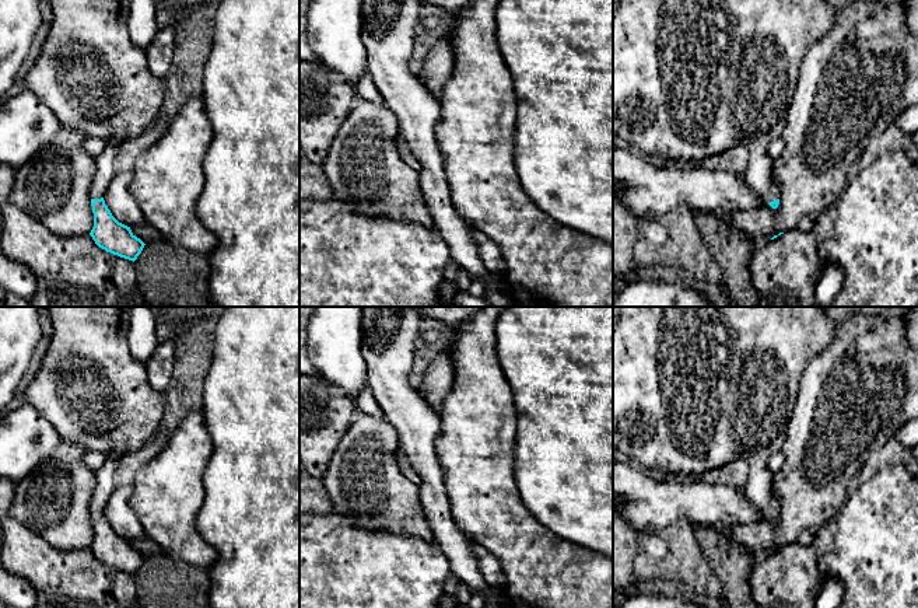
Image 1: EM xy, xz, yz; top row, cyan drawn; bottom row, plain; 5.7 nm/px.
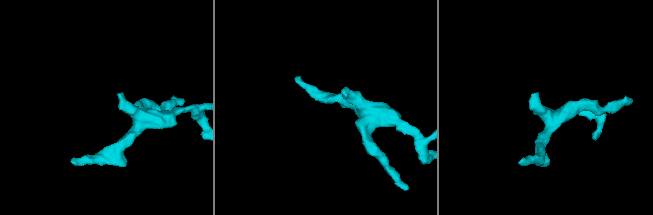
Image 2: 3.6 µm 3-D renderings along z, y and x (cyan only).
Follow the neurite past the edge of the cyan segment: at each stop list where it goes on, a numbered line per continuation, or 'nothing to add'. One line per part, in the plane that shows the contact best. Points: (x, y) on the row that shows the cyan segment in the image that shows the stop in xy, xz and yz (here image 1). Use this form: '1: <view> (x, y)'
1: xy (93, 77)

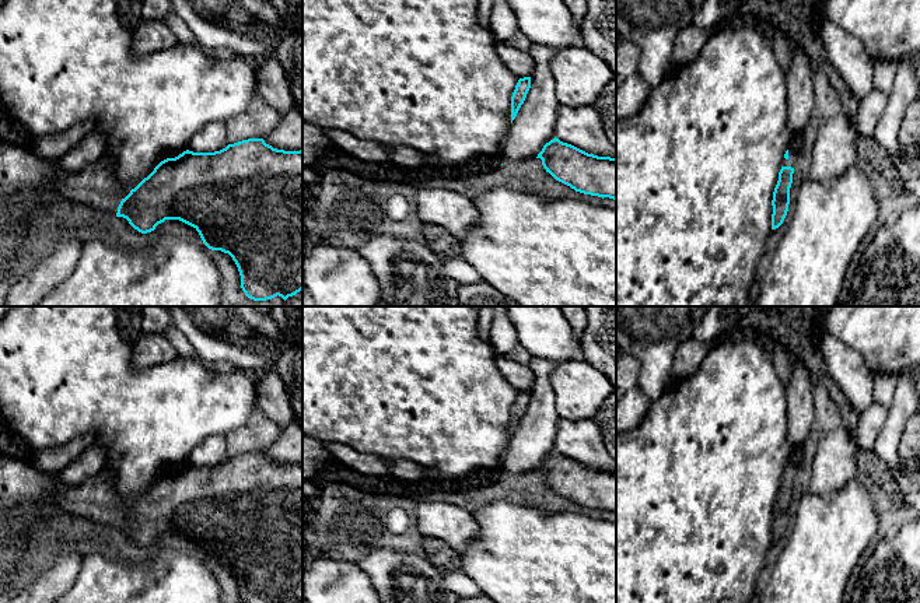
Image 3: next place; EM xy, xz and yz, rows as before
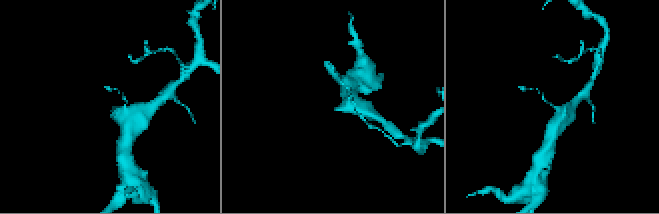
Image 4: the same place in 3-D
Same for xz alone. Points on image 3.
nothing to add

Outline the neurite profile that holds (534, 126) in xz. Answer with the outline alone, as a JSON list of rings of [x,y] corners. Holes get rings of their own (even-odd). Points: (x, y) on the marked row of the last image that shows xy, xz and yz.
[[[532,45],[528,50],[535,62],[531,88],[503,143],[501,164],[504,166],[535,159],[543,146],[555,139],[560,104],[556,98],[550,63],[557,52],[559,49],[543,45]]]

